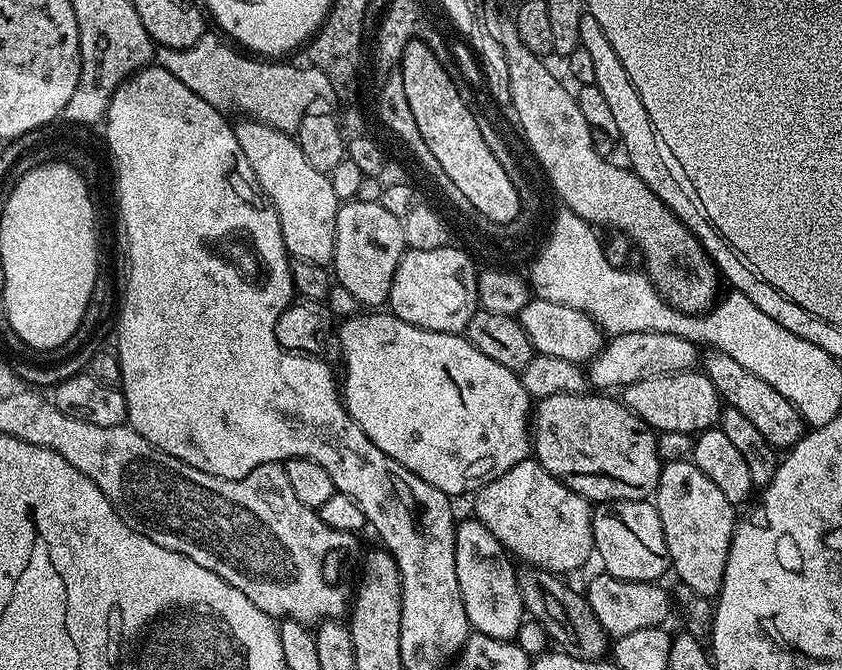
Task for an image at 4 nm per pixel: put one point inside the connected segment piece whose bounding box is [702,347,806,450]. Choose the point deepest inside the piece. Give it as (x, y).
(779, 422)

